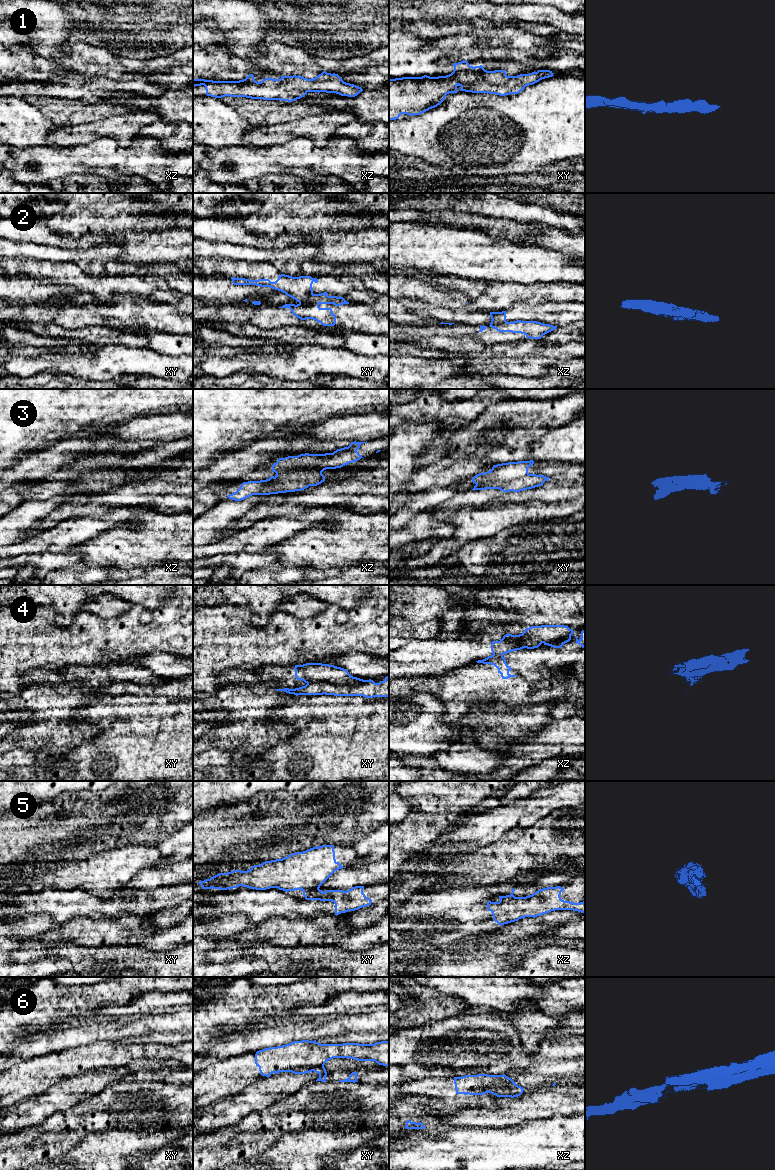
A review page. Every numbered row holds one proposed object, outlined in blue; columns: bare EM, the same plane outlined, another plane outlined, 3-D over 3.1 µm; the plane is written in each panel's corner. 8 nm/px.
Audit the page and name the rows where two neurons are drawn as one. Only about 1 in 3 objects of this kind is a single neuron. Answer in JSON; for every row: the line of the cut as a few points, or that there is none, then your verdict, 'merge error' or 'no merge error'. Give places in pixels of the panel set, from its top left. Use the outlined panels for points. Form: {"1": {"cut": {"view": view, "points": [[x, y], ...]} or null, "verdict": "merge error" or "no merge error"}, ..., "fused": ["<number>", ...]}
{"1": {"cut": null, "verdict": "no merge error"}, "2": {"cut": {"view": "xy", "points": [[313, 294], [306, 301], [299, 303]]}, "verdict": "merge error"}, "3": {"cut": {"view": "xy", "points": [[534, 474], [511, 480], [488, 480], [476, 485]]}, "verdict": "merge error"}, "4": {"cut": {"view": "xy", "points": [[363, 680], [353, 684], [334, 684], [325, 681], [307, 684]]}, "verdict": "merge error"}, "5": {"cut": {"view": "xz", "points": [[519, 897], [503, 898], [500, 900]]}, "verdict": "merge error"}, "6": {"cut": {"view": "xz", "points": [[515, 1084], [509, 1087], [492, 1086], [489, 1090]]}, "verdict": "merge error"}, "fused": ["2", "3", "4", "5", "6"]}

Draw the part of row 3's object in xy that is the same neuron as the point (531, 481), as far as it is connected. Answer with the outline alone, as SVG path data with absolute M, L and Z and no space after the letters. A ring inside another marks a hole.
M529 475L524 478L515 479L512 481L488 481L475 485L472 490L485 489L500 489L503 492L520 492L527 489L532 489L538 486L543 486L543 483L549 480L549 477L543 475Z

